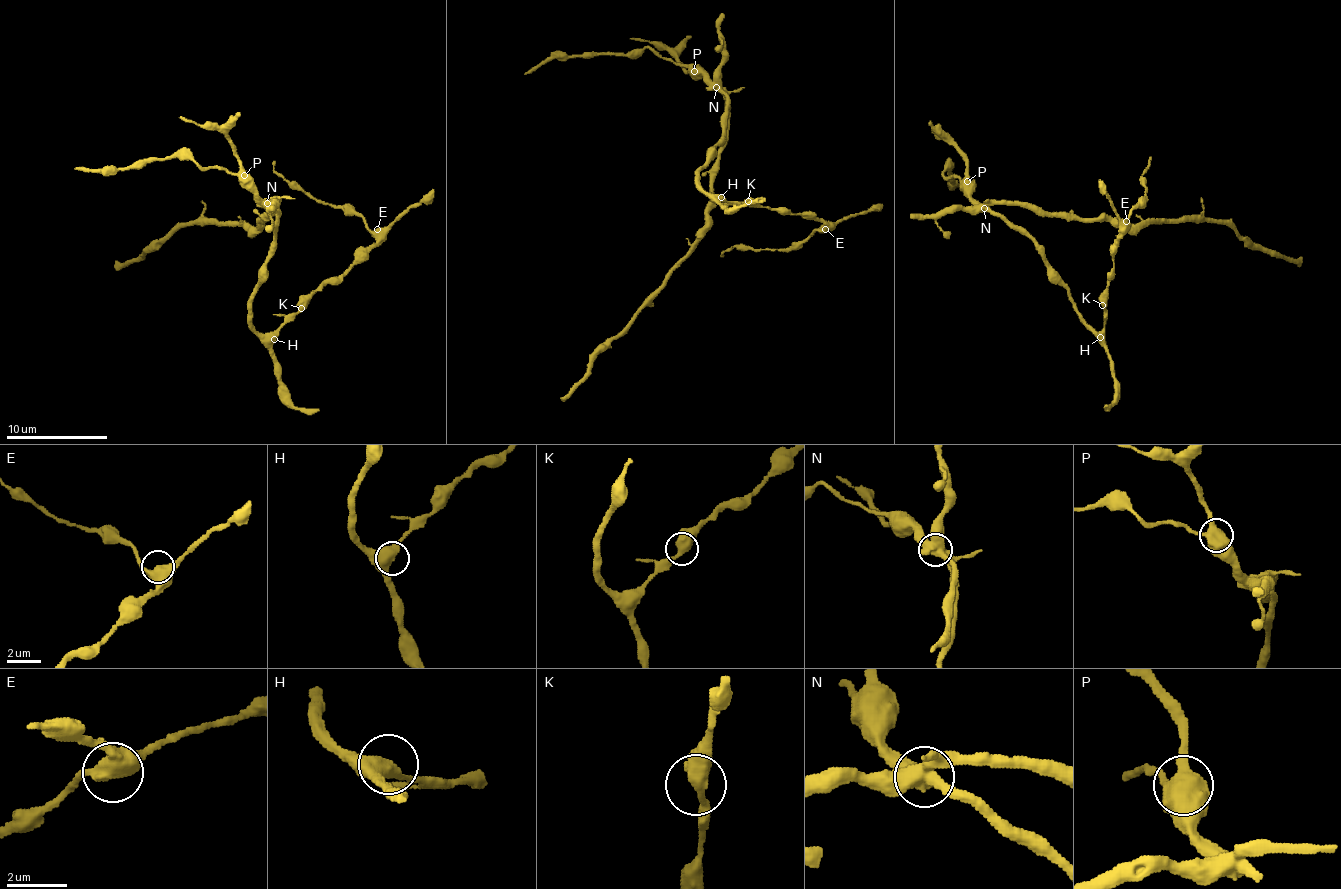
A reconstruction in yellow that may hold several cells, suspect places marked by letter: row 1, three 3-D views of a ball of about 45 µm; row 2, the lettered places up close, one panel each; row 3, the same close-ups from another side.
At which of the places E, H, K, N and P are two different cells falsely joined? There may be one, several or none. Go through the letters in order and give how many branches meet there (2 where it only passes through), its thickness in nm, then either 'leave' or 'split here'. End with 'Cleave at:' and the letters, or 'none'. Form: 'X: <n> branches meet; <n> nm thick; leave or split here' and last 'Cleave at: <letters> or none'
E: 3 branches meet; 400 nm thick; leave
H: 3 branches meet; 440 nm thick; leave
K: 2 branches meet; 480 nm thick; leave
N: 4 branches meet; 550 nm thick; split here
P: 3 branches meet; 600 nm thick; leave
Cleave at: N

